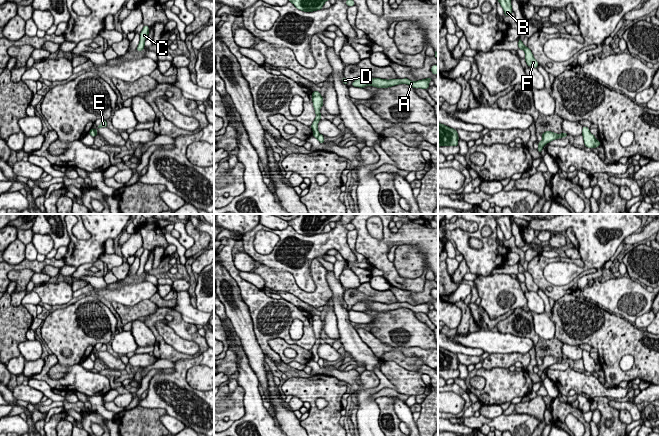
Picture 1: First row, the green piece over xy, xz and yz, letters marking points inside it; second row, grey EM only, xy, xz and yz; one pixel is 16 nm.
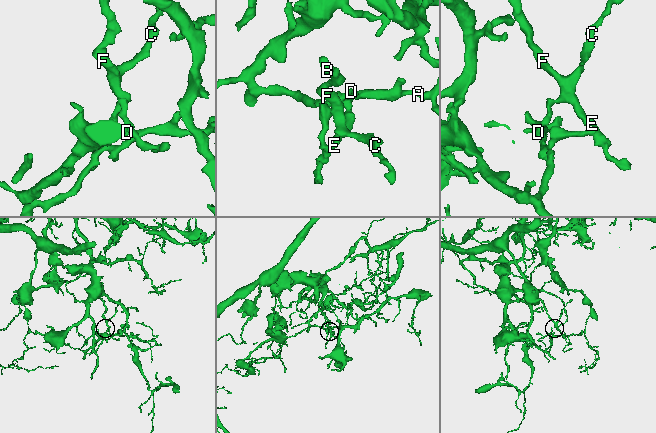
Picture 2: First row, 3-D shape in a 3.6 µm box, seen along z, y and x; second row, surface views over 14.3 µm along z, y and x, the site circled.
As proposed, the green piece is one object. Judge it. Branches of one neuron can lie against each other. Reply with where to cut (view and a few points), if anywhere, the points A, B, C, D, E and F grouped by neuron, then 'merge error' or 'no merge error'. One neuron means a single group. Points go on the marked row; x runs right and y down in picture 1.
cut xy (94, 130), (96, 134); groups A / B C D E F; merge error

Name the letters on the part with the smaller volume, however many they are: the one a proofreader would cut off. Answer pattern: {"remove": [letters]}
{"remove": ["A"]}

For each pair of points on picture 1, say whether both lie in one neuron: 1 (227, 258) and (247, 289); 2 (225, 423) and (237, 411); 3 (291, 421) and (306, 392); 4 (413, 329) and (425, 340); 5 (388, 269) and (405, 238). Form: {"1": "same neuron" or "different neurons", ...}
{"1": "same neuron", "2": "same neuron", "3": "different neurons", "4": "same neuron", "5": "same neuron"}

